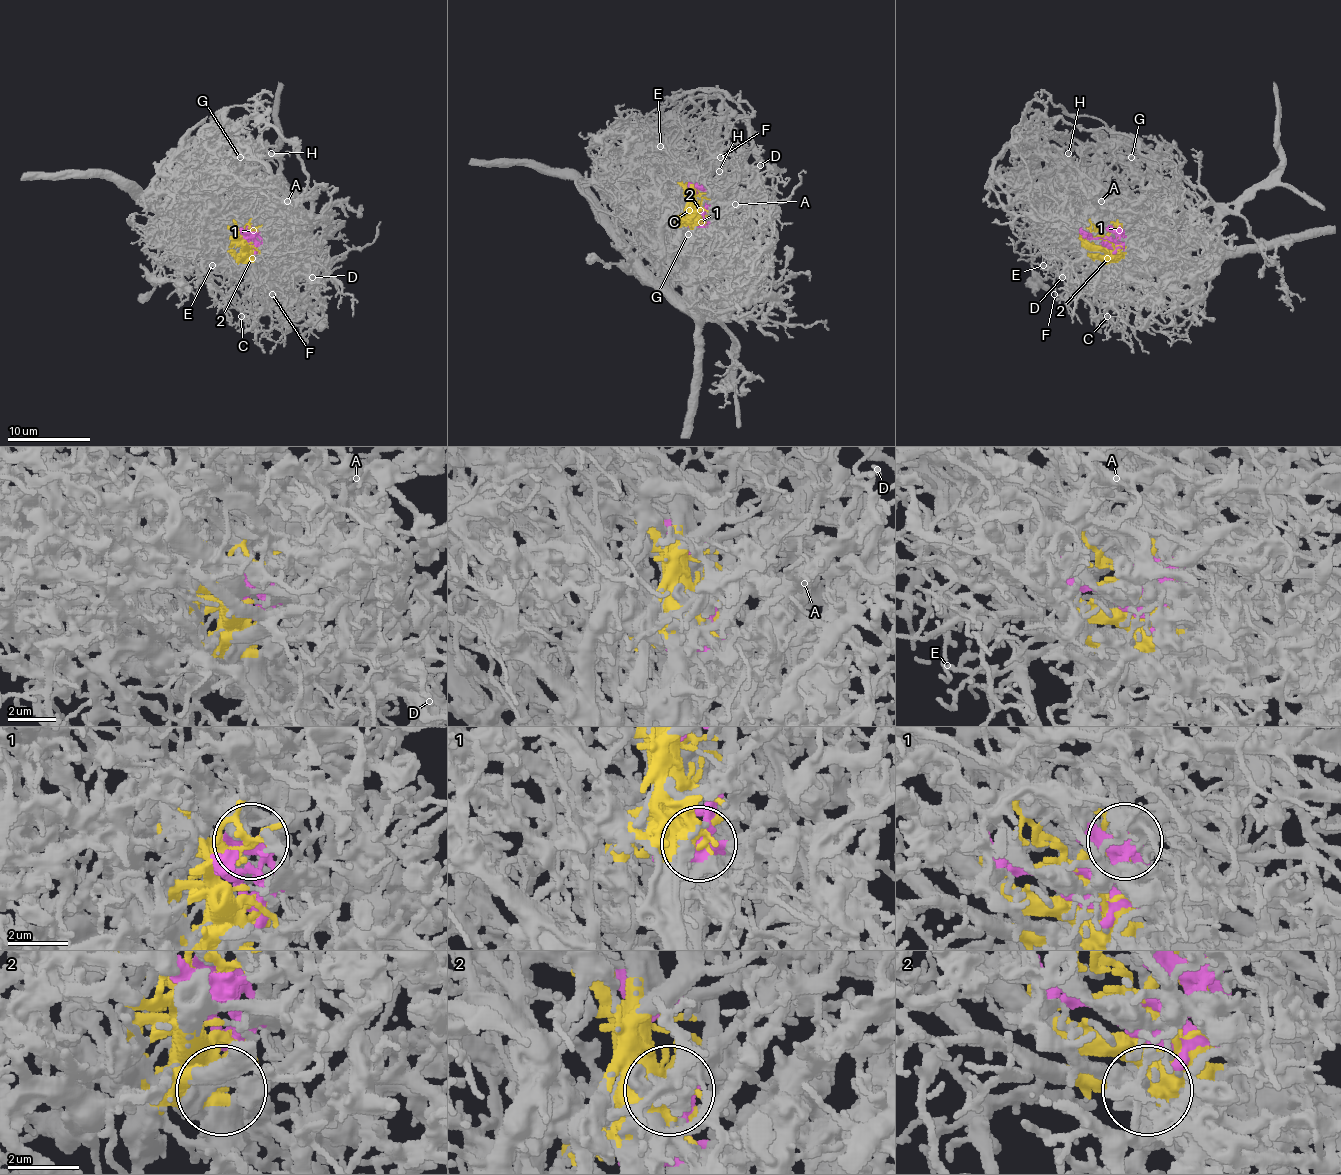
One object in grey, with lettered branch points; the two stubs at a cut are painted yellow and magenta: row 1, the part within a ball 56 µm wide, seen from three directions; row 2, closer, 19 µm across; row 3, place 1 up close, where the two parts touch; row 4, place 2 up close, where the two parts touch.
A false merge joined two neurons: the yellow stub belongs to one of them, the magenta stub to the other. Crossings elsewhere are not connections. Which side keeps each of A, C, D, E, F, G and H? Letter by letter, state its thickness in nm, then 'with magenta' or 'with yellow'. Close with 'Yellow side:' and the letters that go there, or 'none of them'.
A: 130 nm | with magenta
C: 100 nm | with yellow
D: 220 nm | with yellow
E: 200 nm | with yellow
F: 150 nm | with yellow
G: 260 nm | with magenta
H: 170 nm | with magenta
Yellow side: C, D, E, F

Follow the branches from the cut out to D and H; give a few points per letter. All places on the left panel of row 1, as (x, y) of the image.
D: (242, 238), (247, 255), (265, 267), (273, 267), (278, 263), (302, 263), (313, 278)
H: (242, 238), (249, 236), (253, 197), (263, 183), (257, 164), (271, 154)

